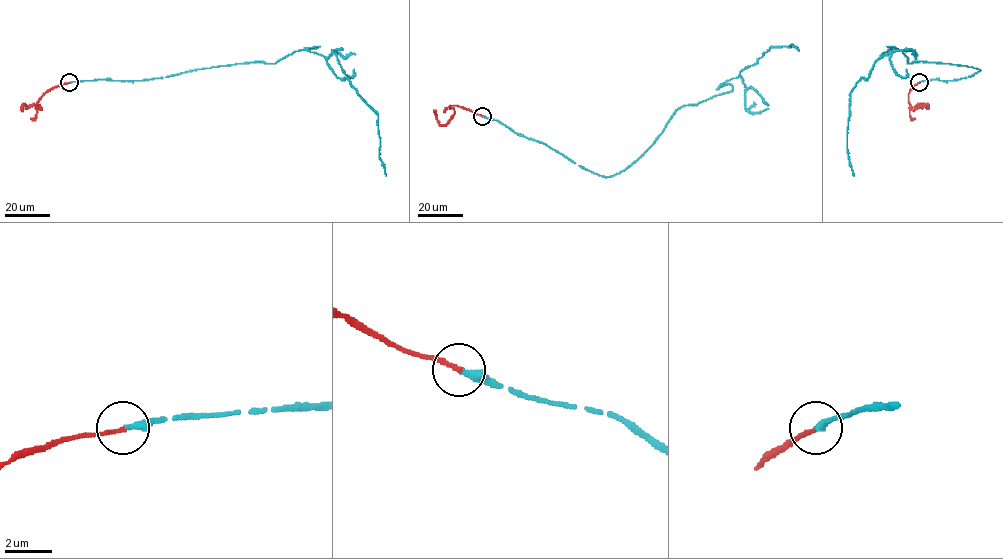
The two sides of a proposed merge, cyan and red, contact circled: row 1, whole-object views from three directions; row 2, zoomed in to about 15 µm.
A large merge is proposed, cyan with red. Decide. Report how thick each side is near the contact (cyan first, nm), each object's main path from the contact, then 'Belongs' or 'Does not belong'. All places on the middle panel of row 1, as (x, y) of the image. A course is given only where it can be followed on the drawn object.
Thickness 320 nm (cyan) against 190 nm. Course of cyan: (482, 116), (609, 177), (642, 155), (680, 107), (732, 90), (729, 84), (717, 89), (772, 46), (798, 50). Course of red: (482, 116), (451, 105), (454, 113), (447, 124), (440, 125), (435, 110). Belongs

